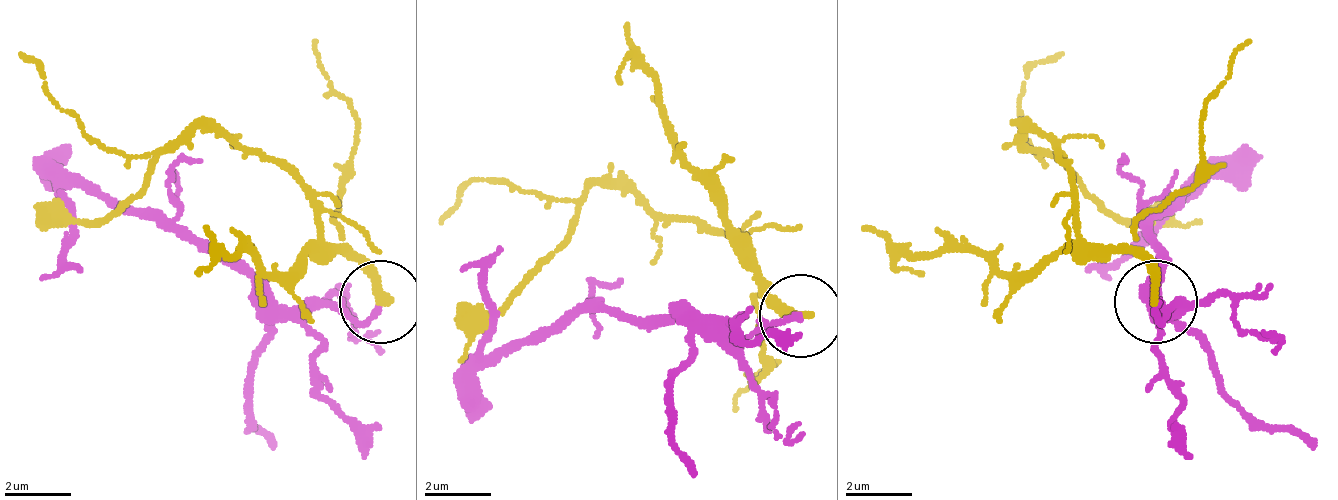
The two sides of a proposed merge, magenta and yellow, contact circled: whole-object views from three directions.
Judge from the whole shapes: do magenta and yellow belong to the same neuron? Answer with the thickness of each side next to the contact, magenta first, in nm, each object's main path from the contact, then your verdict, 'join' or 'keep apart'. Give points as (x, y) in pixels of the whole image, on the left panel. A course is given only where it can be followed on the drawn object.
calibres 170 and 280 nm; course magenta (378, 299), (362, 324), (329, 307), (279, 307), (155, 225), (72, 183), (64, 241), (80, 274); course yellow (378, 299), (378, 274), (337, 250), (312, 200), (254, 150), (196, 134), (163, 150), (113, 216), (39, 216); keep apart

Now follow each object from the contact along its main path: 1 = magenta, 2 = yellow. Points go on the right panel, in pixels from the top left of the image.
1: (1157, 299), (1157, 324), (1174, 307), (1166, 307), (1149, 225), (1190, 183), (1141, 241), (1083, 274)
2: (1157, 299), (1157, 274), (1132, 250), (1099, 250), (1058, 150), (1025, 134), (1116, 216), (1199, 216)

